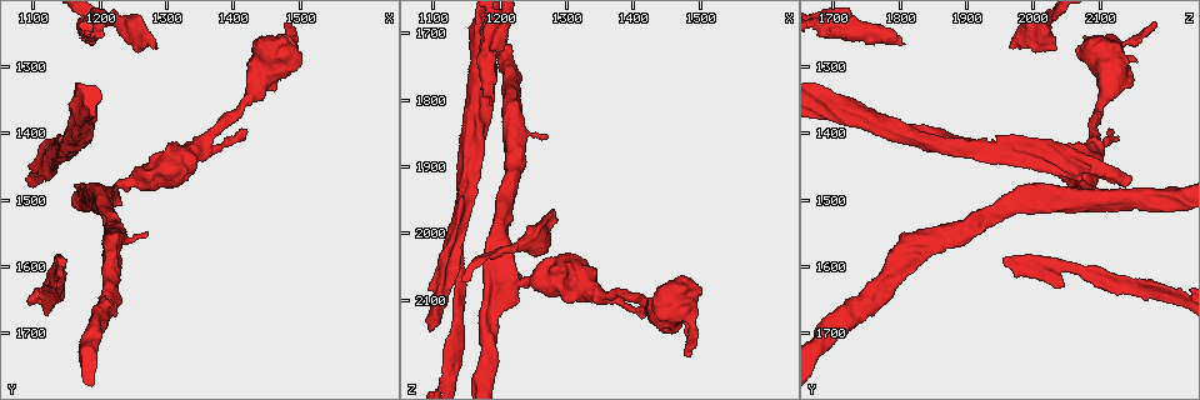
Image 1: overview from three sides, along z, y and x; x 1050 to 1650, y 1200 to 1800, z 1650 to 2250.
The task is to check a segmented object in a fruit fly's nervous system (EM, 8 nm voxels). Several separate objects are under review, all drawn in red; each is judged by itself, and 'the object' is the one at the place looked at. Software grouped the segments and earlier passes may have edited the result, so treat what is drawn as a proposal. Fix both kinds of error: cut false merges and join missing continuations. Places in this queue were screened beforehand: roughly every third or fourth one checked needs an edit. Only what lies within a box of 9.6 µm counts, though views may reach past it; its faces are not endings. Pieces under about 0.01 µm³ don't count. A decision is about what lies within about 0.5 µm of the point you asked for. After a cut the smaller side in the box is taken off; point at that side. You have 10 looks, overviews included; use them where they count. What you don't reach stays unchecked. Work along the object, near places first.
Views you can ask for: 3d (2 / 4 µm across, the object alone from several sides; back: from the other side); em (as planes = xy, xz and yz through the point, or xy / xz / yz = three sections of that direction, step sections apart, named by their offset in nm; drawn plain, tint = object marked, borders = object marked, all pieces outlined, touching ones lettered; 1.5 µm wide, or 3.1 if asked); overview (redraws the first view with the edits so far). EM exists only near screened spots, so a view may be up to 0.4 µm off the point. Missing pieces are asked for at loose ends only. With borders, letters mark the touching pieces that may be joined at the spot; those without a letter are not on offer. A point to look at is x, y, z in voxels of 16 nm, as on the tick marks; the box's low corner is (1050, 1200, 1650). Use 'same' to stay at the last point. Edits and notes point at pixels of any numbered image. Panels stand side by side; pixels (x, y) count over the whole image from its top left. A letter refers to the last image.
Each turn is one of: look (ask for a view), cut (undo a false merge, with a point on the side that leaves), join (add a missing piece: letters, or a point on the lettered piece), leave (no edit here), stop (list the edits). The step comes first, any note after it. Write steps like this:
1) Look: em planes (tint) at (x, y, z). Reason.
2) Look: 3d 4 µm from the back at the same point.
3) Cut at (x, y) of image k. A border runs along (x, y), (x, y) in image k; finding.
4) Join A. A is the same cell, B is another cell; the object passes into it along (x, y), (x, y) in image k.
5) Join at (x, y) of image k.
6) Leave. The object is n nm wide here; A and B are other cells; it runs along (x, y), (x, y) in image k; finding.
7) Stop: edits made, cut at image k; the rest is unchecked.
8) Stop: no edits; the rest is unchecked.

Look: em planes (tint) at (1220, 1490, 2075). Sharp bend.

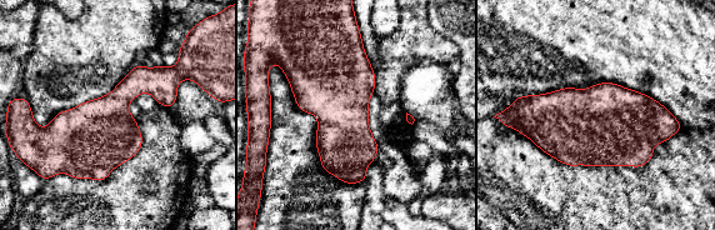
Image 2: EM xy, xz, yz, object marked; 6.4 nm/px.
Look: em planes (borders) at the same point. What lies round it.

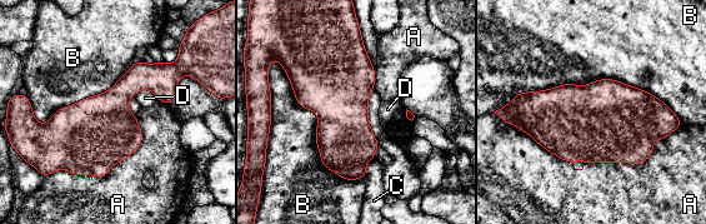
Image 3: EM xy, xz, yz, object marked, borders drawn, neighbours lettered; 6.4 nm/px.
Leave. A, B, C and D are other cells; a border runs along (517, 91), (616, 79), (682, 123) in image 3; continuous, no second neuron.

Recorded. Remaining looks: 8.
Look: 3d 4 µm at (1420, 1395, 2125). An open end.

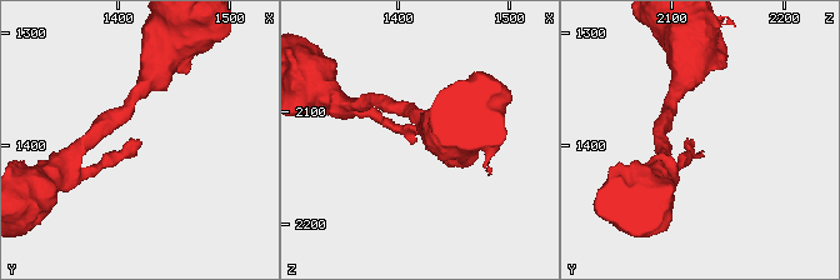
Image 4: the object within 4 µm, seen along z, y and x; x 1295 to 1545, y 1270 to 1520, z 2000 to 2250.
Look: em yz step 4 (borders) at (1420, 1394, 2120). Need the tissue.

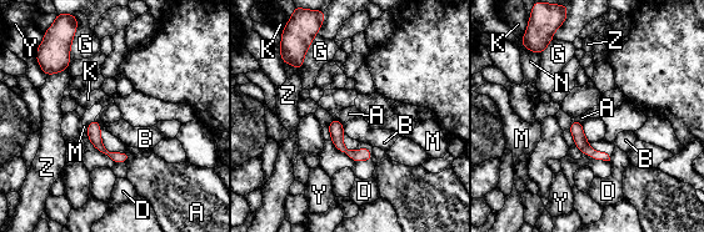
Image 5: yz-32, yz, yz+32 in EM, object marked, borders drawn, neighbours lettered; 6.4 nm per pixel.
Leave. The object is 80 nm wide here; A, B, D, G, K, M, N, Y and Z are other cells; a border runs along (582, 124), (584, 136), (589, 141) in image 5; no lettered piece goes on from it.

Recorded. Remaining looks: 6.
Look: 3d 4 µm at (1125, 1625, 2045). Branch stops here.

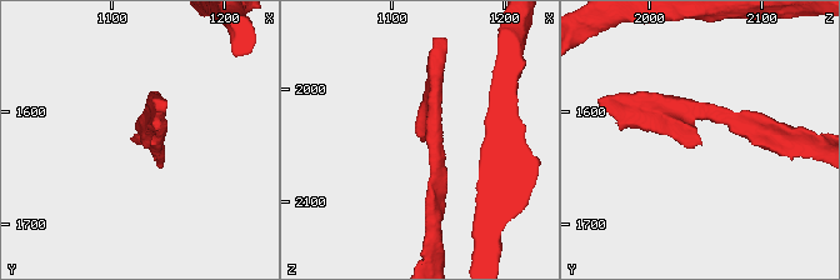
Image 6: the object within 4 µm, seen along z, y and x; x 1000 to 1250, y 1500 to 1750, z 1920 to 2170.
Look: em yz step 8 (borders) at (1126, 1630, 2046). Shape alone is not enough.

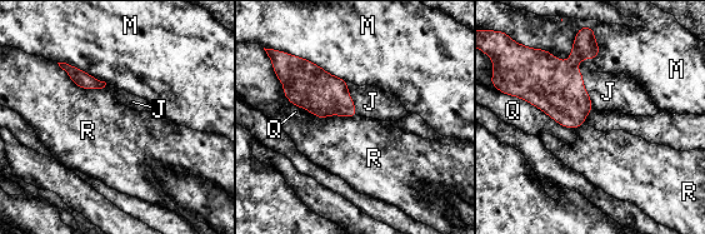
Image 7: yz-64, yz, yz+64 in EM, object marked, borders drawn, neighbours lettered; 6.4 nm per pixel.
Join J. J is the same cell, M, Q and R are other cells; the object passes into it along (555, 86), (584, 89), (608, 91) in image 7; it goes on there.

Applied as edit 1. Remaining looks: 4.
Look: 3d 4 µm at (1285, 1275, 1970). An open end.

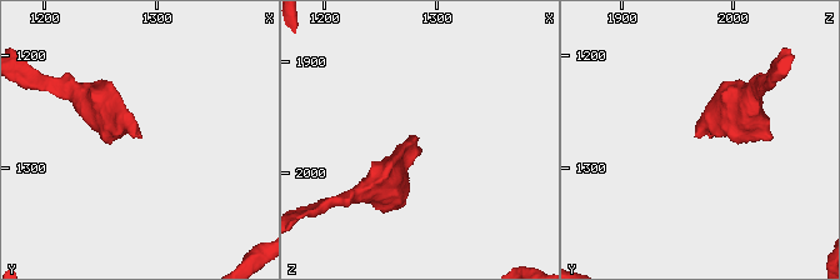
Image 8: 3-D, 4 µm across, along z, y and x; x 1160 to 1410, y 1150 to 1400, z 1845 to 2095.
Look: em xy step 8 (tint) at (1284, 1272, 1974).

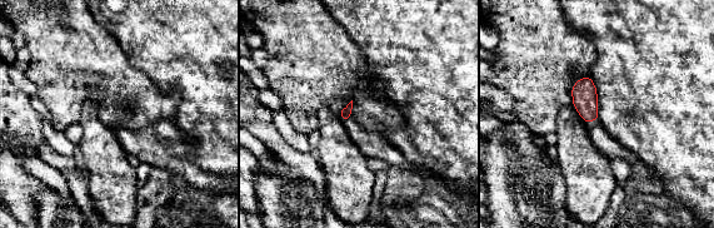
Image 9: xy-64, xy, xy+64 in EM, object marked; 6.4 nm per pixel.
Look: em yz step 8 (borders) at the same point.

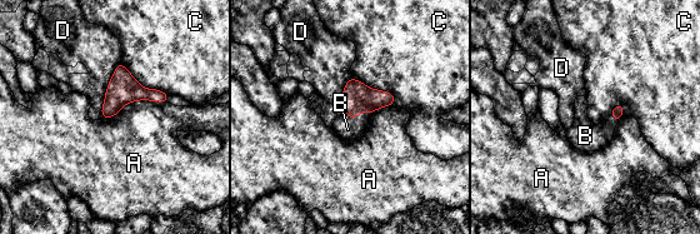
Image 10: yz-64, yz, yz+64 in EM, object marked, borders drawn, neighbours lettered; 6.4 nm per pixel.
Join B. B is the same cell, A, C and D are other cells; the object passes into it along (358, 98), (353, 118), (348, 129) in image 10; the neuron continues.

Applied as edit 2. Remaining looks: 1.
Stop: edits made, join at image 7, join at image 10; the rest is unchecked.

